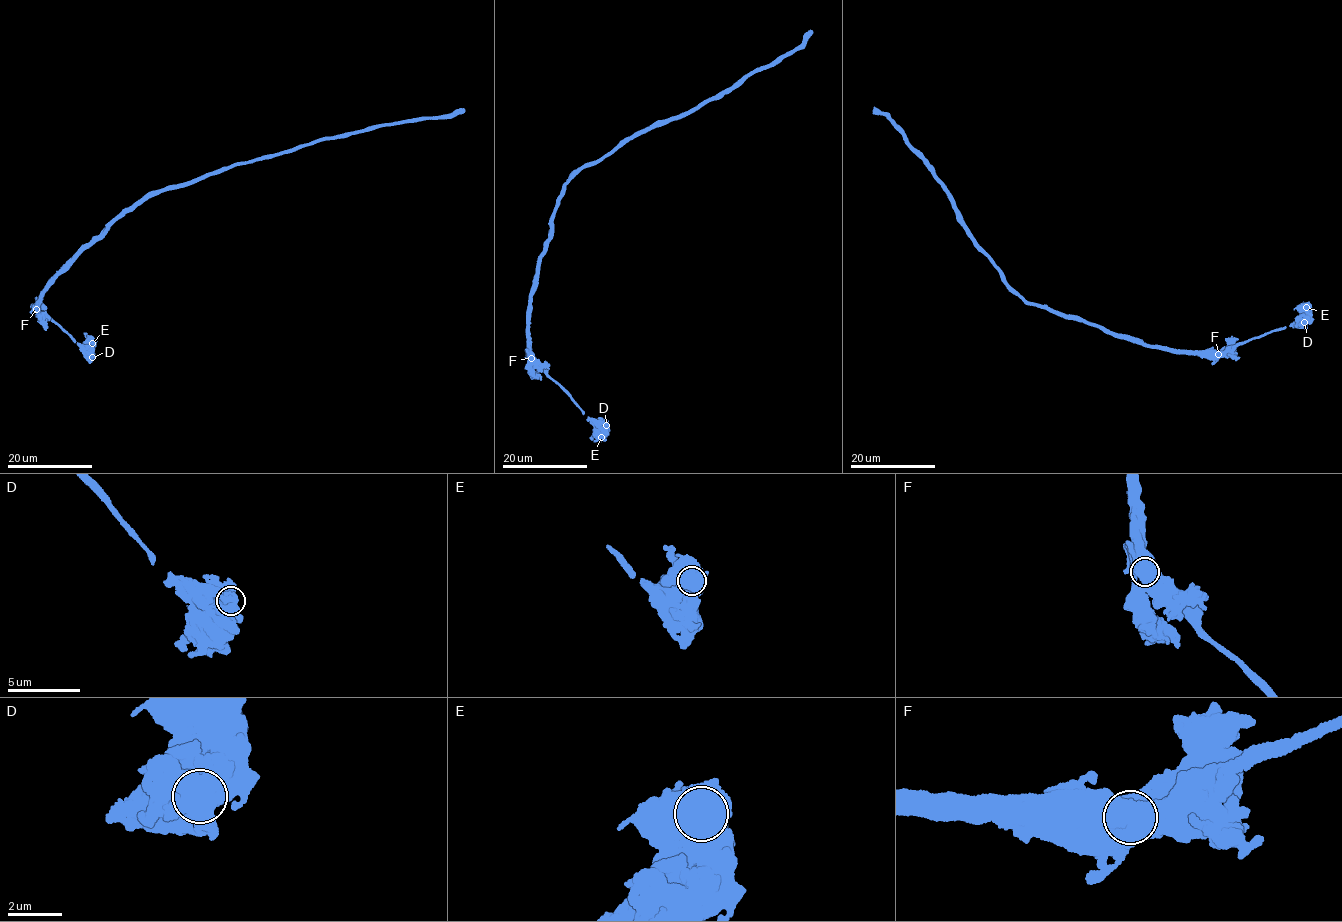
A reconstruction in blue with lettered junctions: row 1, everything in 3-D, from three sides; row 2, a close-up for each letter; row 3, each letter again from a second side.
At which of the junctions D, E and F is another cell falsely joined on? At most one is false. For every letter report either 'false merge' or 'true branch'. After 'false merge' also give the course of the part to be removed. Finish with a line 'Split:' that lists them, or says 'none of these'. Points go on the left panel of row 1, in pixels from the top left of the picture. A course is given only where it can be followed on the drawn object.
D: true branch
E: true branch
F: true branch
Split: none of these

